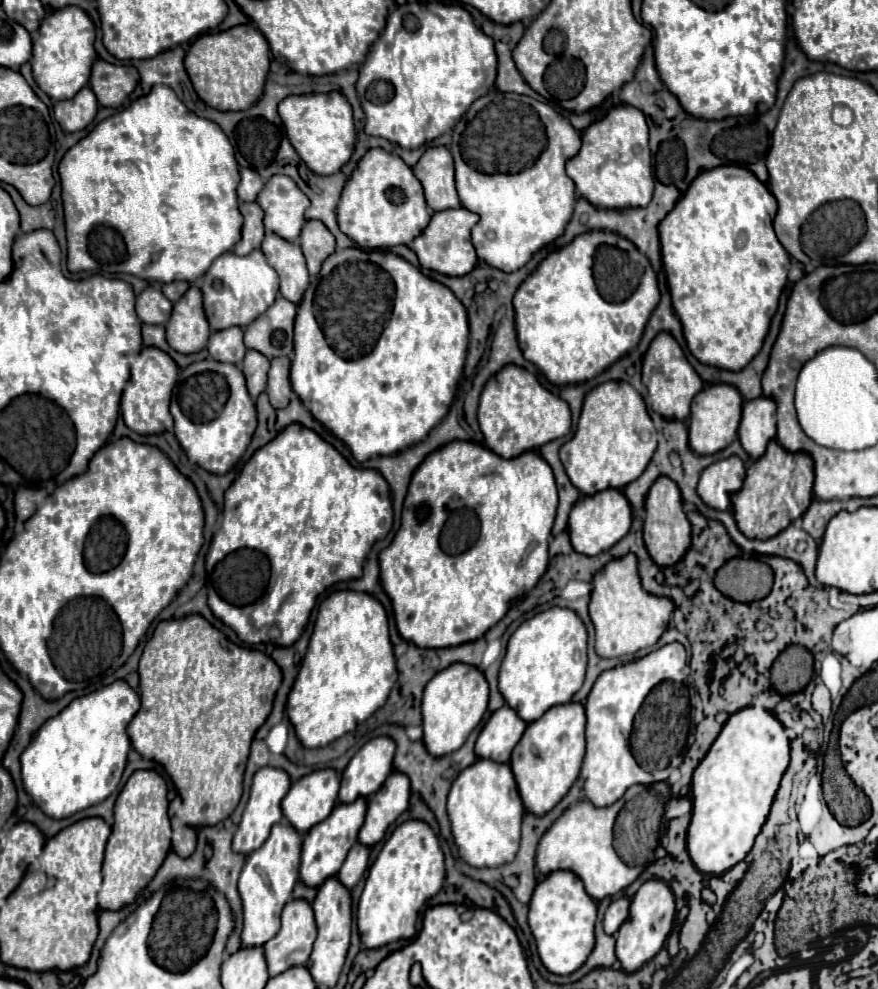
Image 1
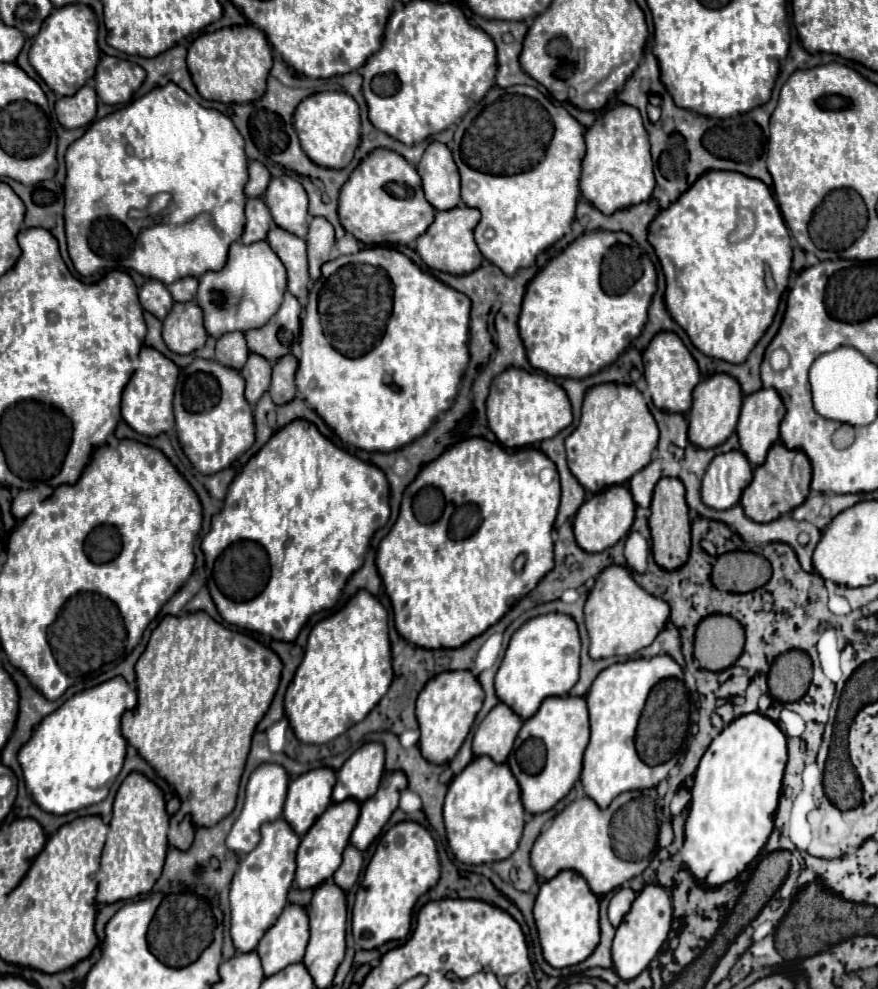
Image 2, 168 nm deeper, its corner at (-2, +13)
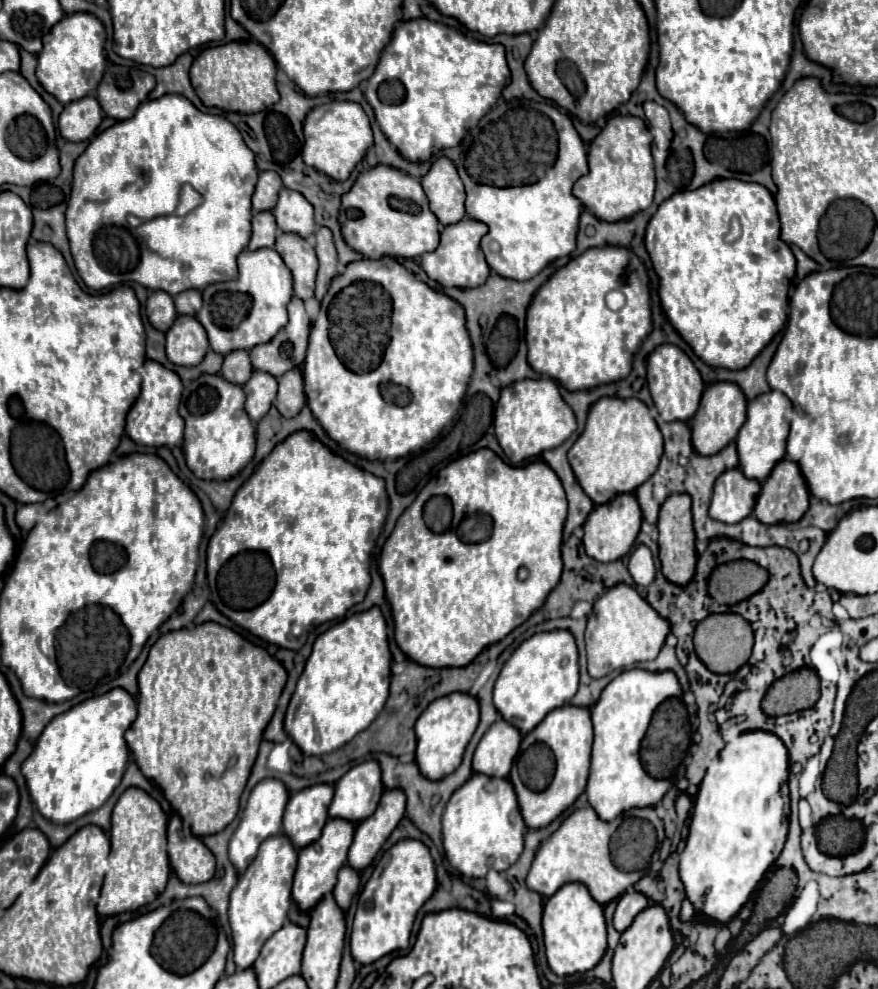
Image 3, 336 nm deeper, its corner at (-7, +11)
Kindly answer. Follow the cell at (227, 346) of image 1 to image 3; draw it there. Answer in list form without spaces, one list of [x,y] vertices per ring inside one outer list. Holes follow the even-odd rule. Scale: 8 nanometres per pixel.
[[[232,351],[224,357],[224,365],[220,375],[234,383],[234,385],[244,385],[246,379],[250,379],[252,375],[252,365],[250,365],[250,357],[246,351]]]

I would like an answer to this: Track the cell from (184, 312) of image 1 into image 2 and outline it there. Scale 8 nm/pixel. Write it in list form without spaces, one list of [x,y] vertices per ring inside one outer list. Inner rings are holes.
[[[197,301],[175,303],[163,321],[163,339],[179,355],[187,355],[205,345],[207,333]]]

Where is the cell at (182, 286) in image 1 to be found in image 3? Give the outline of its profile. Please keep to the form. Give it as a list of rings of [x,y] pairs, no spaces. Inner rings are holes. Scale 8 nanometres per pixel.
[[[194,289],[178,293],[174,297],[174,305],[176,305],[178,315],[196,315],[198,309],[202,307],[202,295],[200,291],[194,291]]]

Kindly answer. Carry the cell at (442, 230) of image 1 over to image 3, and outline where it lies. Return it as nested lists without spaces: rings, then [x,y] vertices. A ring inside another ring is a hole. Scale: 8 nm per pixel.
[[[464,217],[460,223],[444,227],[438,249],[422,255],[422,269],[430,279],[440,283],[442,287],[462,287],[462,289],[480,287],[482,283],[486,283],[490,275],[490,267],[480,249],[480,239],[486,235],[486,231],[488,227],[484,223],[474,221],[470,217]]]

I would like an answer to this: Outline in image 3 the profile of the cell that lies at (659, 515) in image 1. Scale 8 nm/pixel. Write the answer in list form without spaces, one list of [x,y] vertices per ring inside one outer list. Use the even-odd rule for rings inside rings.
[[[670,495],[662,509],[660,509],[660,519],[658,519],[658,531],[660,531],[660,539],[658,539],[658,547],[660,547],[660,565],[662,565],[662,575],[674,583],[674,585],[686,585],[690,583],[690,579],[694,577],[694,569],[696,569],[696,535],[692,529],[692,499],[688,495]]]

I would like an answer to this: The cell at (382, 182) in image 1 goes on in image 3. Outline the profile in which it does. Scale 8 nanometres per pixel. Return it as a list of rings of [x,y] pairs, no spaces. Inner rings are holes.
[[[376,165],[356,179],[354,187],[342,197],[340,209],[340,225],[342,237],[348,247],[366,259],[380,259],[380,257],[404,257],[414,259],[426,251],[434,251],[438,247],[440,237],[440,223],[436,215],[428,209],[428,199],[422,191],[422,185],[412,179],[410,175],[392,169],[388,165]],[[392,203],[404,203],[400,209]],[[346,209],[362,211],[360,219],[346,219]]]

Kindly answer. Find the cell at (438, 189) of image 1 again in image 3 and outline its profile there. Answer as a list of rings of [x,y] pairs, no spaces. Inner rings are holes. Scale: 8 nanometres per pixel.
[[[440,157],[434,161],[428,175],[422,177],[422,187],[430,201],[430,211],[442,225],[458,223],[466,217],[464,185],[450,159]]]

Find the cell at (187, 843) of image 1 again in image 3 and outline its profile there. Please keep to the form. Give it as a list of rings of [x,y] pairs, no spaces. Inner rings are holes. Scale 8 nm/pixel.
[[[178,817],[168,825],[168,859],[172,871],[186,885],[204,883],[214,877],[216,861],[212,851]]]

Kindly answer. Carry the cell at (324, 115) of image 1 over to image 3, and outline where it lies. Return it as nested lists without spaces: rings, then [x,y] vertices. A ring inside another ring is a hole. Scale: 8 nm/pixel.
[[[332,101],[314,107],[304,121],[304,163],[316,171],[332,177],[334,181],[346,181],[352,169],[364,159],[372,147],[372,129],[368,115],[358,103]]]

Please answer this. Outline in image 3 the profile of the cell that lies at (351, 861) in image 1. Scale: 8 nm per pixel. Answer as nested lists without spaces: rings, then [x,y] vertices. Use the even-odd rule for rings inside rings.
[[[344,865],[338,871],[338,883],[336,883],[332,895],[334,895],[334,899],[342,911],[348,911],[348,907],[352,905],[352,899],[358,893],[358,883],[360,883],[360,879],[352,867]]]

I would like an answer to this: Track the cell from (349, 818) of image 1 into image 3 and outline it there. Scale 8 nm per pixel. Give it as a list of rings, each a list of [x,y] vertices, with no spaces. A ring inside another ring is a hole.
[[[330,819],[320,835],[318,841],[314,841],[312,845],[300,849],[298,853],[298,869],[294,875],[294,885],[292,885],[292,901],[296,903],[296,907],[304,913],[308,913],[314,903],[318,903],[318,899],[322,899],[322,895],[332,893],[334,885],[336,885],[336,875],[340,871],[340,867],[346,863],[346,855],[350,849],[354,837],[354,825],[350,821],[344,819]]]

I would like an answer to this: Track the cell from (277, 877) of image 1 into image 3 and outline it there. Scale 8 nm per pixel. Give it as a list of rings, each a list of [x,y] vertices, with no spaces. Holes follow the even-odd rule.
[[[274,835],[262,843],[256,859],[240,875],[234,891],[230,893],[228,915],[234,941],[234,963],[238,971],[250,969],[264,941],[284,925],[288,909],[292,905],[290,889],[296,871],[296,861],[298,861],[298,849],[292,845],[292,841],[286,835]]]

